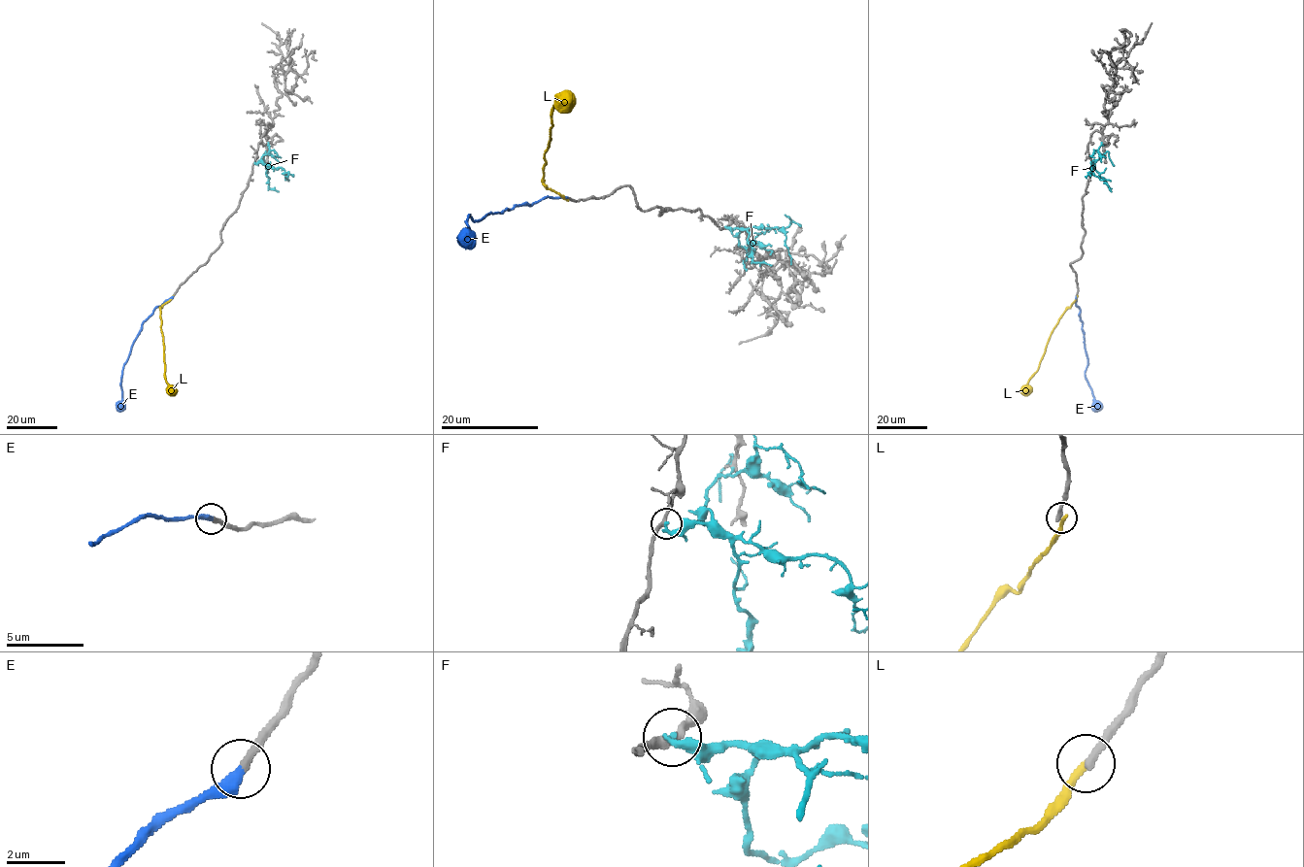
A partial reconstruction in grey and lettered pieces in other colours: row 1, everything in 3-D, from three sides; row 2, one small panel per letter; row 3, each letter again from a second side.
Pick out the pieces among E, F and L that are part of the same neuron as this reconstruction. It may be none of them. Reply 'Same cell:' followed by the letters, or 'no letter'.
Same cell: E

